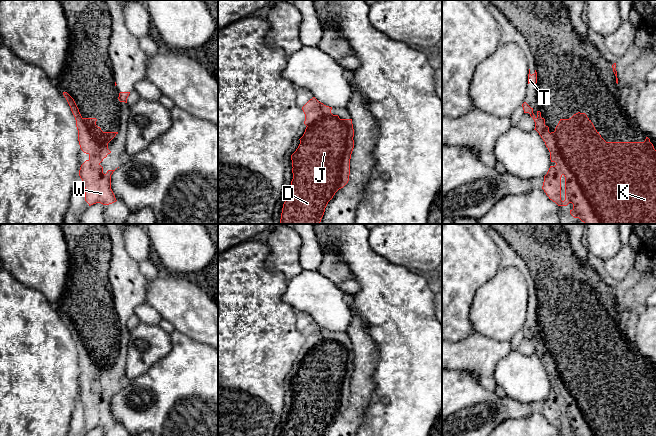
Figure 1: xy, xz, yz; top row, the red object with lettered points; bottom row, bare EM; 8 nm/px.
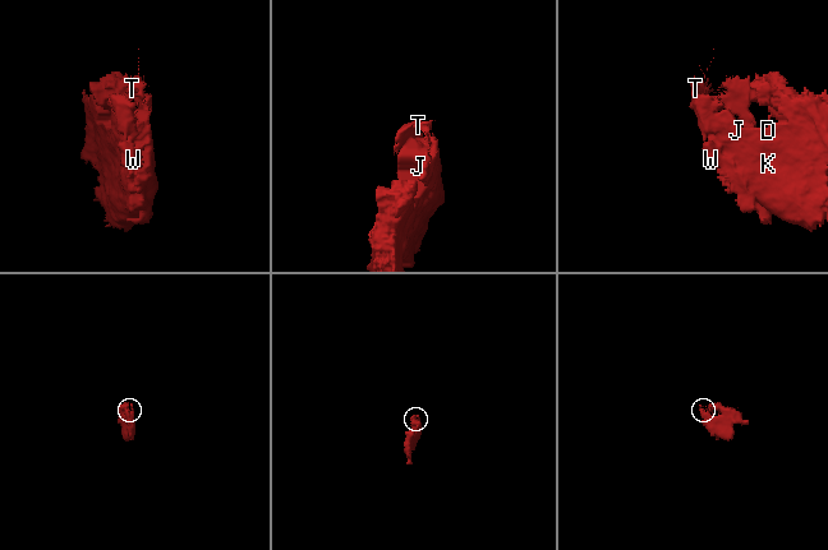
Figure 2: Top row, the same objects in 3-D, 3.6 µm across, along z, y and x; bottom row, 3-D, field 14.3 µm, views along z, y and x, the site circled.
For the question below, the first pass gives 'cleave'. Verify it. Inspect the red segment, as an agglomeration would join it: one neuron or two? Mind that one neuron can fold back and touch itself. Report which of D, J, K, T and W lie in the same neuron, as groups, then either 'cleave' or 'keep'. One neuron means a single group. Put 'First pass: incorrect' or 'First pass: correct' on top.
First pass: incorrect
D J K T W; keep

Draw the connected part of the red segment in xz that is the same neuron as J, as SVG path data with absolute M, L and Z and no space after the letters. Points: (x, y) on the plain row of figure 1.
M315 321L310 323L302 334L305 338L304 348L307 351L299 363L298 372L291 379L293 403L282 436L325 436L328 426L349 405L350 383L354 372L352 343L340 343L338 339L333 339L332 331L324 329Z

